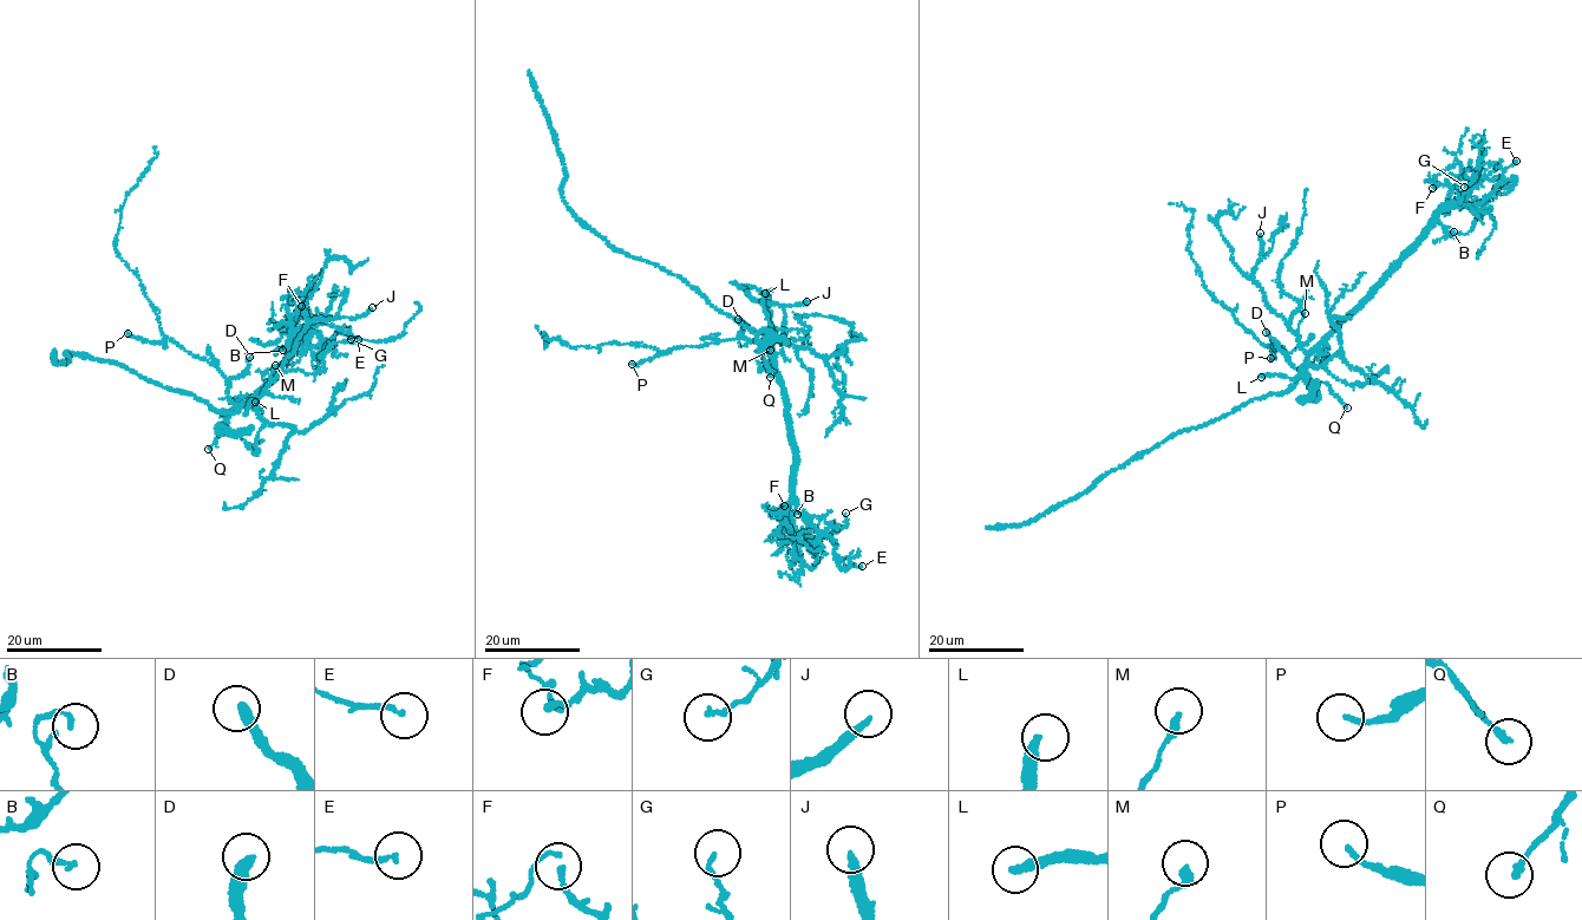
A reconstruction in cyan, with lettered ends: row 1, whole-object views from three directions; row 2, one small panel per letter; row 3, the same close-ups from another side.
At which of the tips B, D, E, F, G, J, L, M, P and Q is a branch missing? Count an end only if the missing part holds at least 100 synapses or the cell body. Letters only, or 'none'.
L

